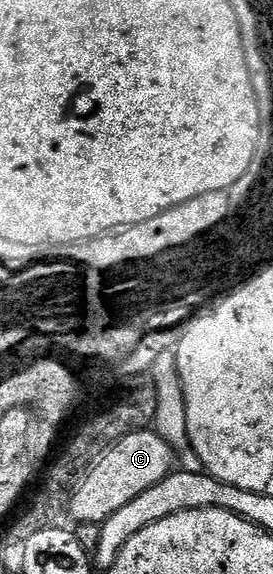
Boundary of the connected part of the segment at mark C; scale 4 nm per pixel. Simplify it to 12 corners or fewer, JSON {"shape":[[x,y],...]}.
{"shape":[[154,429],[120,440],[71,497],[76,523],[102,523],[171,473]]}

